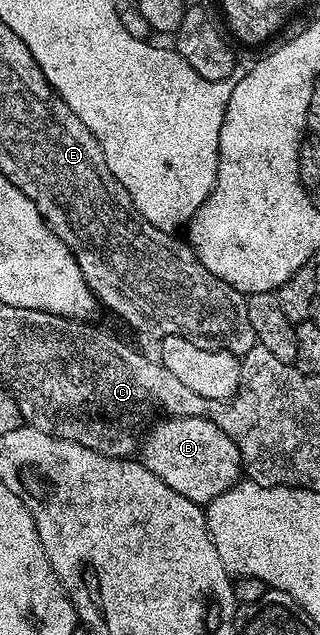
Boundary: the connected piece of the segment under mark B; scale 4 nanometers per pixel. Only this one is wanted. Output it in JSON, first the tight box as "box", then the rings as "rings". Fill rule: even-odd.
{"box":[139,416,243,504],"rings":[[[180,416],[162,417],[162,422],[143,438],[139,450],[140,461],[163,484],[175,488],[179,496],[198,504],[207,504],[215,496],[223,496],[242,477],[243,467],[239,448],[213,422],[212,418],[183,418]]]}

